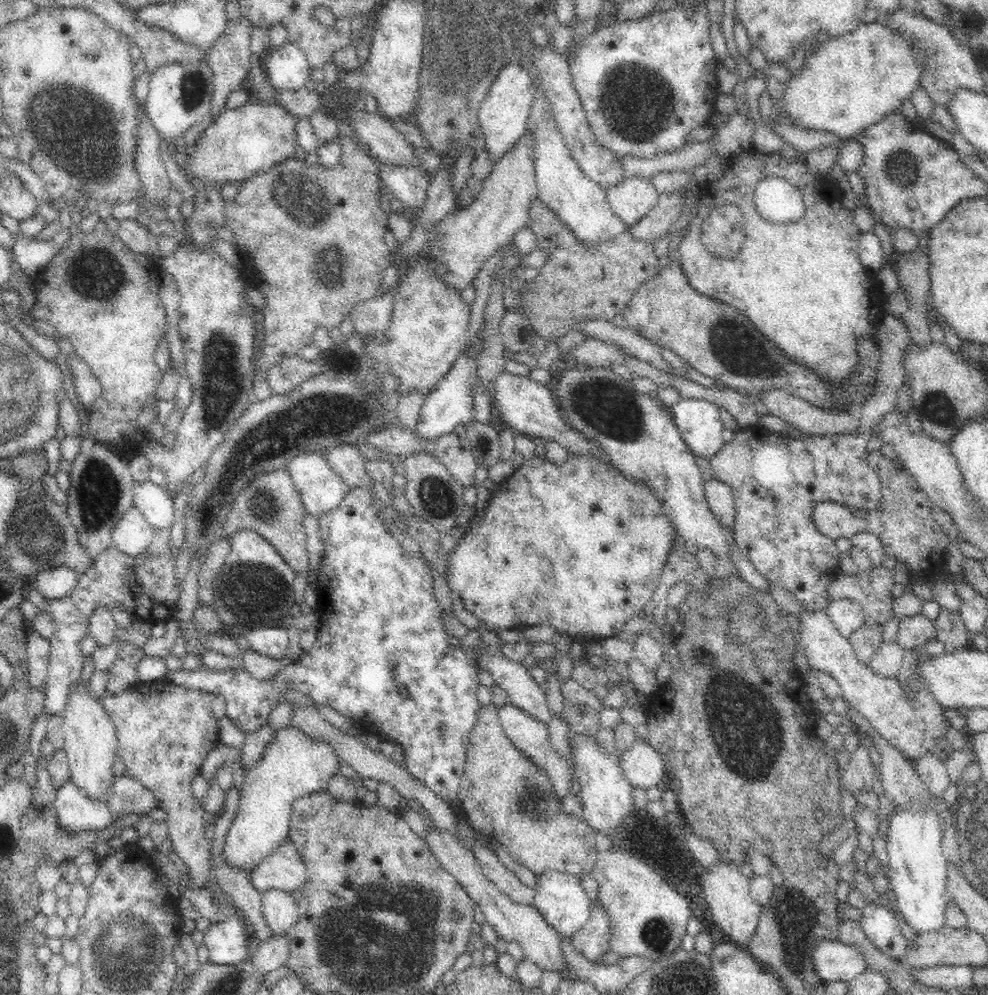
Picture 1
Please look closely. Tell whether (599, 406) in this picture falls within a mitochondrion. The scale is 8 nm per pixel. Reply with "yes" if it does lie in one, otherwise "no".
yes

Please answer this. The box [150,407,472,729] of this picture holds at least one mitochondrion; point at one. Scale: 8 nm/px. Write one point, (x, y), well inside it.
(246, 584)

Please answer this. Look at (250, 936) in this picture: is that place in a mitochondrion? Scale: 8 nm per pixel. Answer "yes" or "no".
no

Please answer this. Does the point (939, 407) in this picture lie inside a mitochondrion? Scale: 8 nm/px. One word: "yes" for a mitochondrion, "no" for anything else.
yes

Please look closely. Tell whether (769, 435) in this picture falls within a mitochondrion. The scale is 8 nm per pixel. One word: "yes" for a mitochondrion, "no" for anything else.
no

